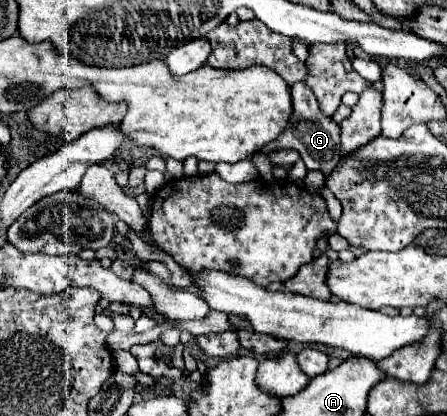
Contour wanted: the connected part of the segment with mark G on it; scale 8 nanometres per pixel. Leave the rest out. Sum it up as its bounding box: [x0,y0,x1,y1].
[260,82,342,172]

